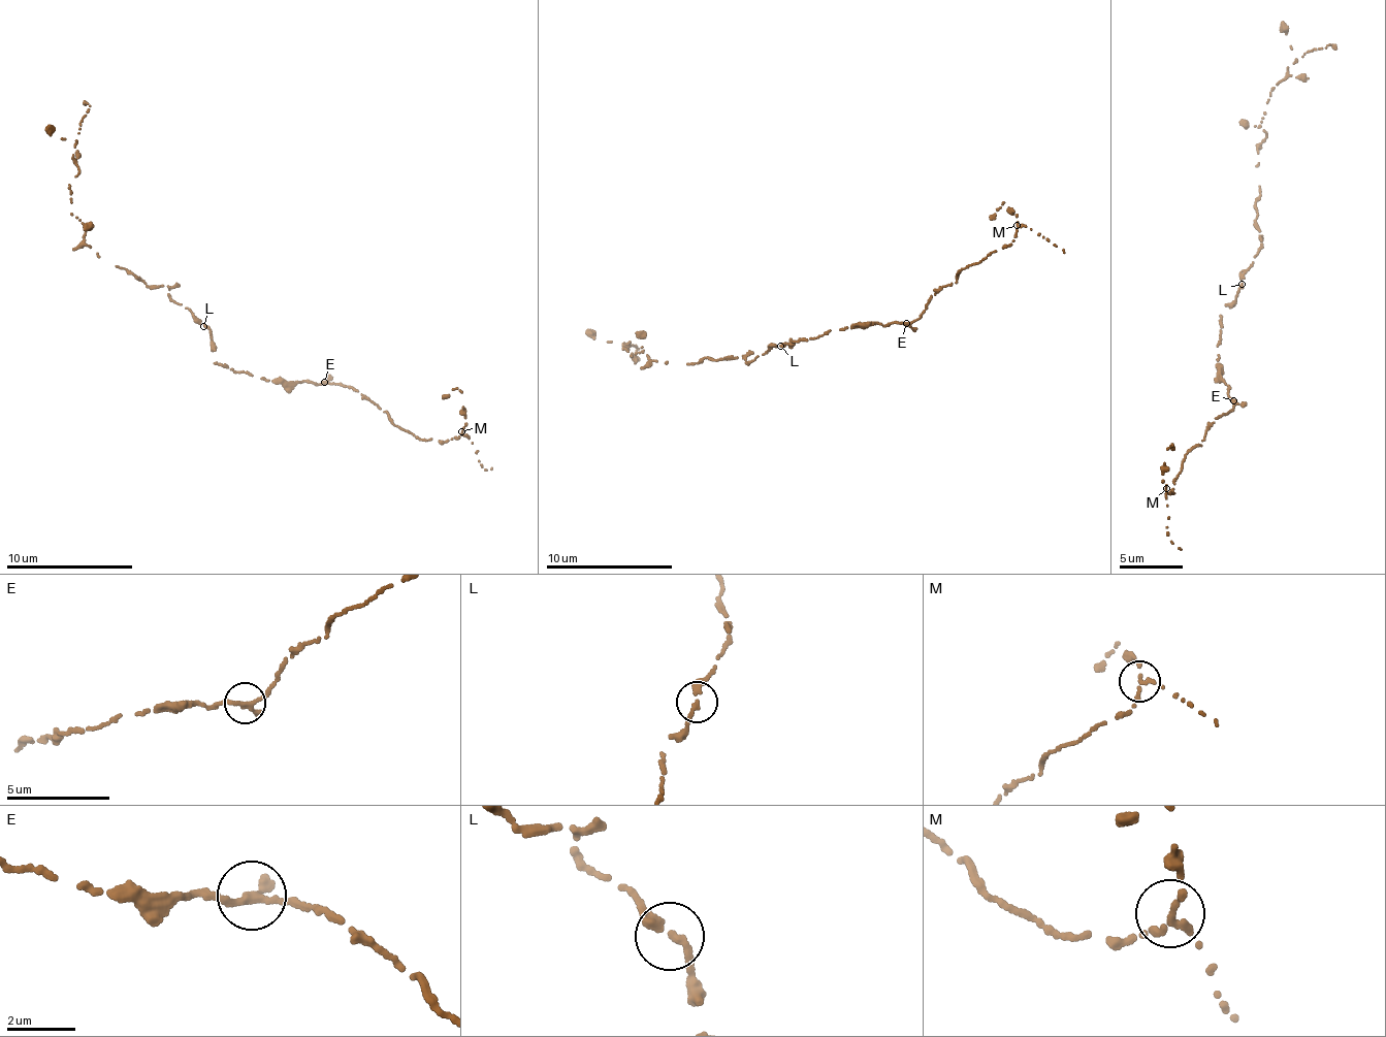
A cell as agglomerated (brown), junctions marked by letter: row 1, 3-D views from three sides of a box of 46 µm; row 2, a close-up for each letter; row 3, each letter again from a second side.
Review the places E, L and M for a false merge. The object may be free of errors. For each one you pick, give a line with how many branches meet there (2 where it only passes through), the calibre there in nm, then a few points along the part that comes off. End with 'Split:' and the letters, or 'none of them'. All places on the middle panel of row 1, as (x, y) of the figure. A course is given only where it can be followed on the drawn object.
Split: none of them

